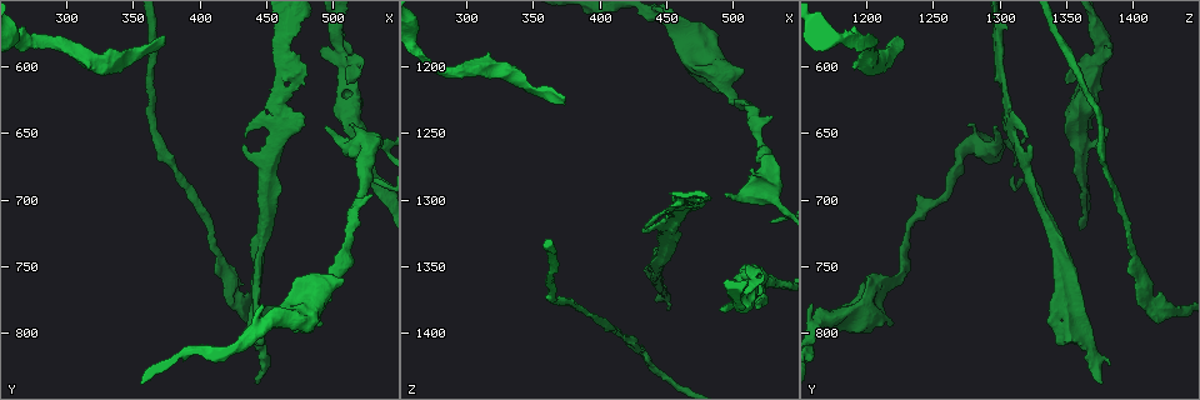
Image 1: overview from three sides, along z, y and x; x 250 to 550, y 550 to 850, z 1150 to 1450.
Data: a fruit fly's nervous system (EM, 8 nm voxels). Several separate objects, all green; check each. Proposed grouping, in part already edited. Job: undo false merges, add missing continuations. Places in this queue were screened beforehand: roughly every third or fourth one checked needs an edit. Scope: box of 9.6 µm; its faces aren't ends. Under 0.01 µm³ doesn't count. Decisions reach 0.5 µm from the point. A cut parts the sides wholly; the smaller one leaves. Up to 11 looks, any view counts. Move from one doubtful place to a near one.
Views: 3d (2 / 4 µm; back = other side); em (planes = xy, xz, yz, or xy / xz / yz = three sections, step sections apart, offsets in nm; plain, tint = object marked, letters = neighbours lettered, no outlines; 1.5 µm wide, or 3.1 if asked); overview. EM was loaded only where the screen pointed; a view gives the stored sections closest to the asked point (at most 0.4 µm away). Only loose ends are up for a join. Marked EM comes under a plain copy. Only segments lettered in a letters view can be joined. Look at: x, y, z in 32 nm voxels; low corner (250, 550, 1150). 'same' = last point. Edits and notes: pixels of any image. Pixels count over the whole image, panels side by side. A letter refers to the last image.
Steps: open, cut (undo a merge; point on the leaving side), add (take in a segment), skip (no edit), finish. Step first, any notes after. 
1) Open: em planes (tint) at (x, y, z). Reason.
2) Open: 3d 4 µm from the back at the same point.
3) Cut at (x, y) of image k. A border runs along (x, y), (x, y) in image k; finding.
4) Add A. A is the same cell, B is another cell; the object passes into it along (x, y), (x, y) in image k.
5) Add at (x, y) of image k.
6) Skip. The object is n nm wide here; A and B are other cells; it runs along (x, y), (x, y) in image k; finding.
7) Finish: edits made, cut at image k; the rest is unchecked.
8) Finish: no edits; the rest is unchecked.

Open: 3d 2 µm at (474, 636, 1300). Free end.

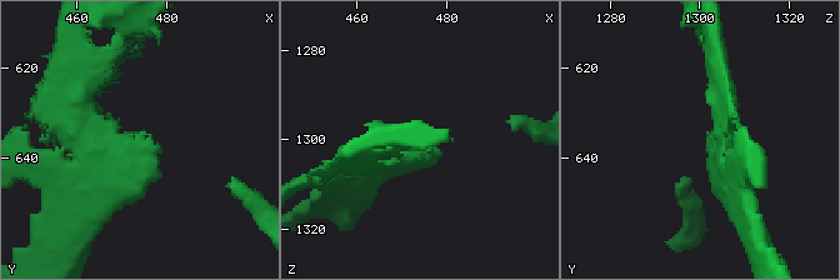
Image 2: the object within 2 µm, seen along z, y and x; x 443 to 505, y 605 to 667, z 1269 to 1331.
Open: em yz step 4 (tint) at (476, 635, 1303). Need the tissue.

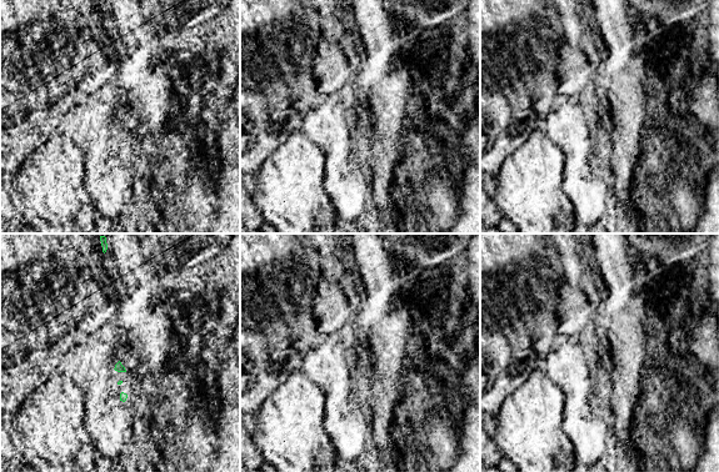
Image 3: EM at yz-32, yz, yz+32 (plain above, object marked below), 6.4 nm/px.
Open: em planes (letters) at the same point. Another direction.

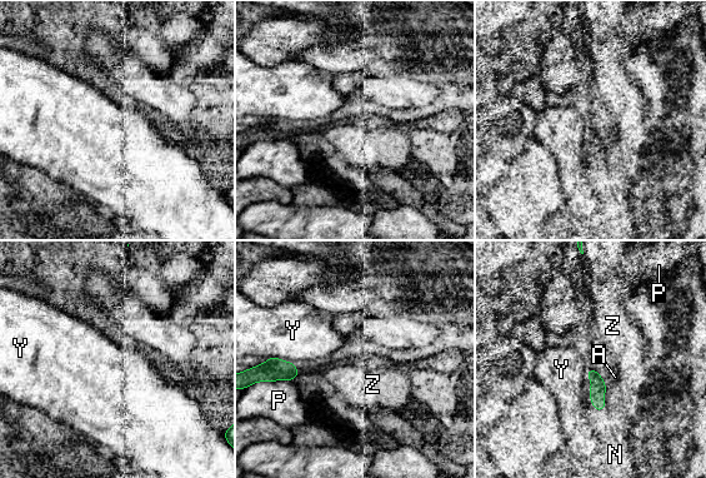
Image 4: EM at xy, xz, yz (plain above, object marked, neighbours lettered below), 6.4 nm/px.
Skip. A, N, P, Y and Z are other cells; a border runs along (271, 355), (285, 361) in image 4; none of them fits.

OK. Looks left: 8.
Open: 3d 4 µm at (422, 764, 1404). Side arm on a straight run.

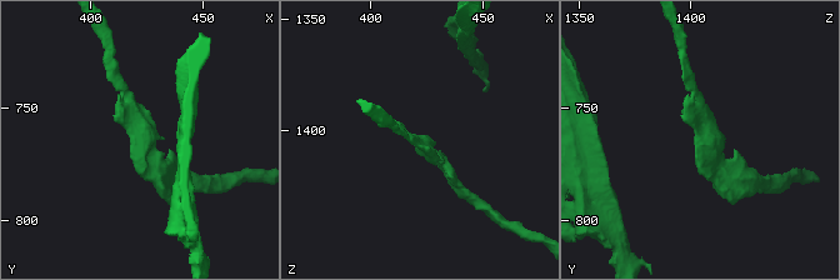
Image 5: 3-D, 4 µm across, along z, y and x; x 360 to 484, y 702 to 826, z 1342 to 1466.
Open: em yz step 8 (tint) at (424, 763, 1407). Shape alone is not enough.

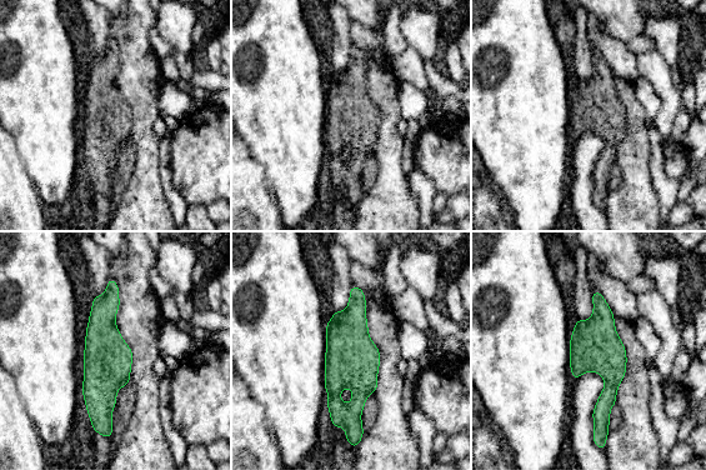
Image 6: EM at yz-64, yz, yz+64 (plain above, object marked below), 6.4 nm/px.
Open: em planes (letters) at the same point.

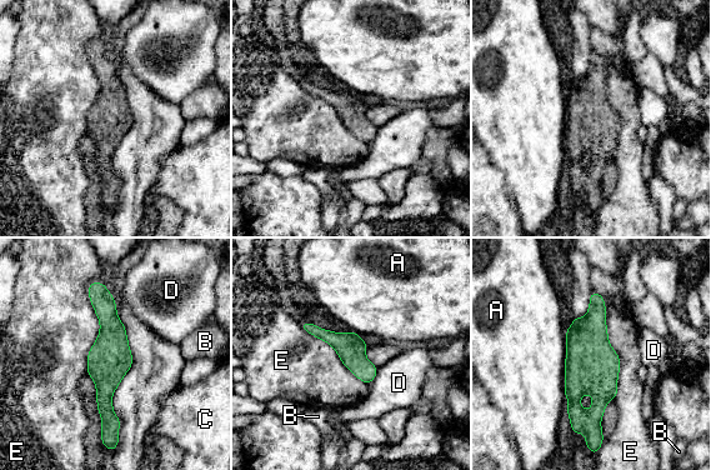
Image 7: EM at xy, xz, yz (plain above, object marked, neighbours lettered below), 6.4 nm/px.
Skip. The object is 160 nm wide here; A, B, C, D and E are other cells; it runs along (94, 285), (108, 316), (105, 433) in image 7; continuous, no second neuron.

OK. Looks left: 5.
Open: em planes (tint) at (444, 748, 1350). Two arms at a narrow angle.

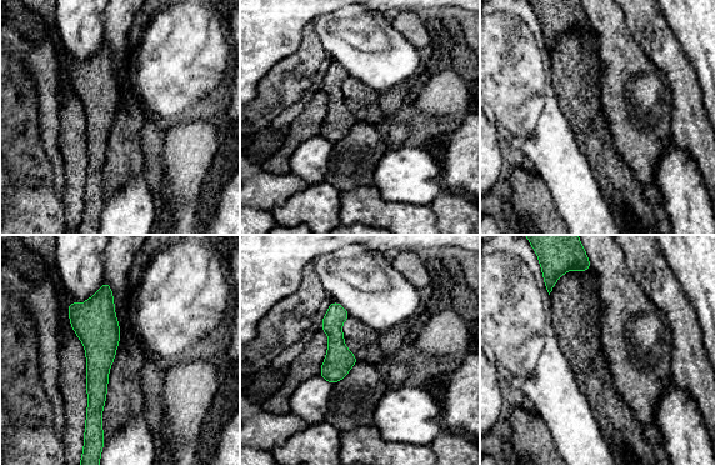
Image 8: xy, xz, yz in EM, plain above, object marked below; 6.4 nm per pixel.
Open: em planes (letters) at the same point.

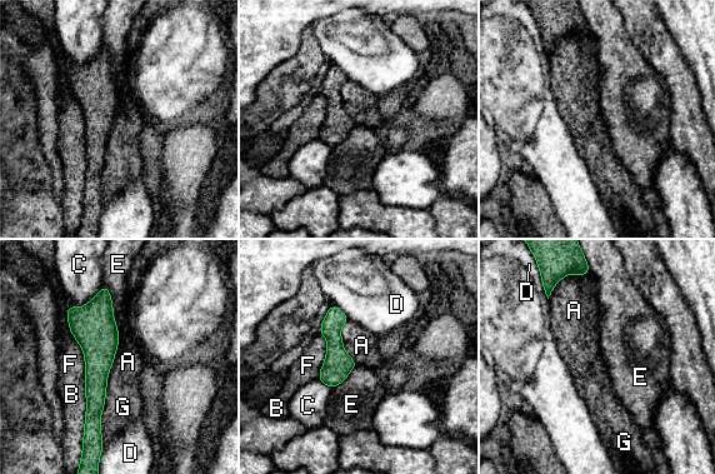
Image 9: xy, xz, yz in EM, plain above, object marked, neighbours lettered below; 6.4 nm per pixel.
Skip. A, B, C, D, E, F and G are other cells; it runs along (104, 290), (98, 313), (93, 434) in image 9; all the same neuron.

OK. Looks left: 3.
Open: em planes (tint) at (512, 612, 1368). Branch point.

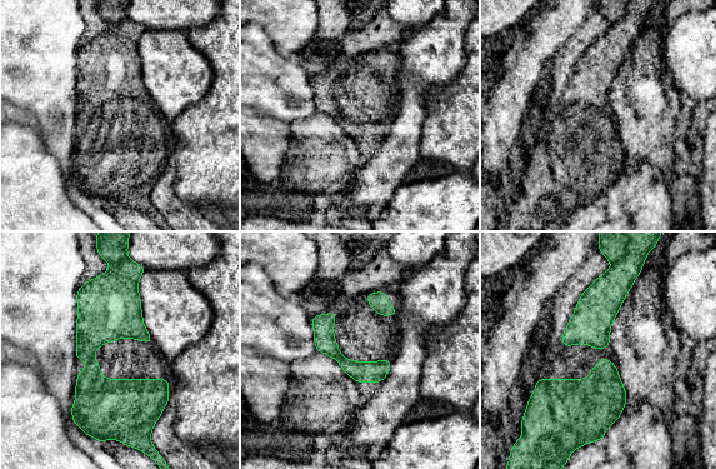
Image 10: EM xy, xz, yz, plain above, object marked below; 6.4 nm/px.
Open: em planes (letters) at the same point.

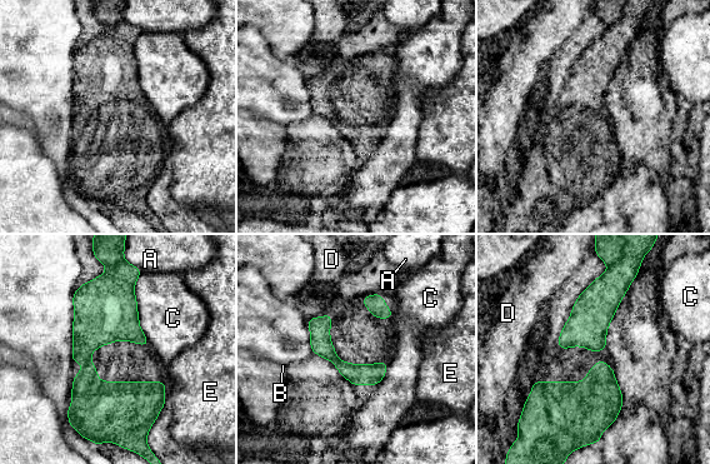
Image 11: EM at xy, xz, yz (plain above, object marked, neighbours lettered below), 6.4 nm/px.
Cut at (609, 247) of image 11. The object is 260 nm wide here; A, B, C, D and E are other cells; a second neuron is stuck on.

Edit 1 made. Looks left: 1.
Finish: edits made, cut at image 11; the rest is unchecked.

